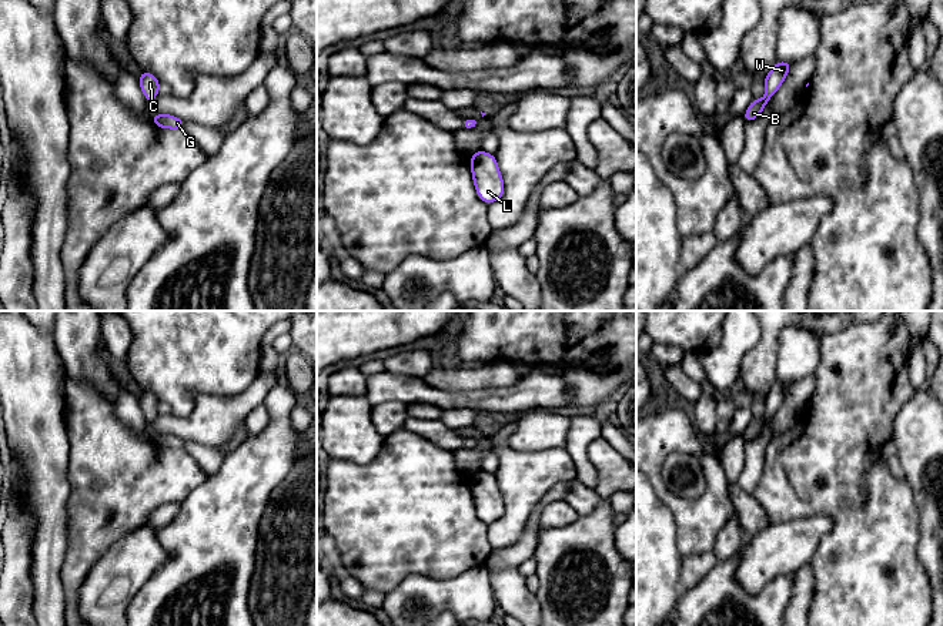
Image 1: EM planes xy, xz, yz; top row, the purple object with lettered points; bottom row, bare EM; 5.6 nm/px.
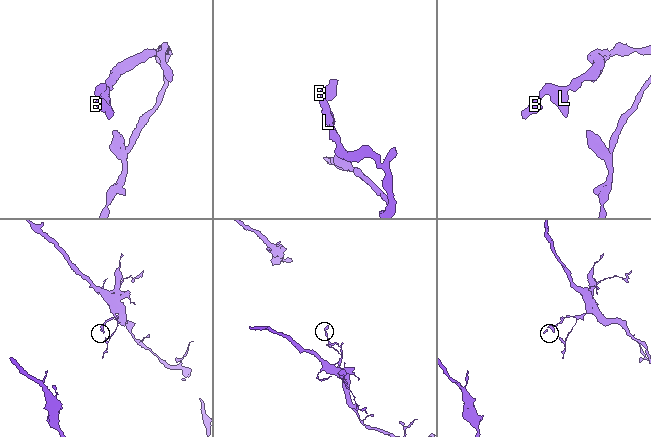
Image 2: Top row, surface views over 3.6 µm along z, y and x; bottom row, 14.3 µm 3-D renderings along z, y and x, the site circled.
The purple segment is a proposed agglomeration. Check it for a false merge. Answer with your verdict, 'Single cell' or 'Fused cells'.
Single cell

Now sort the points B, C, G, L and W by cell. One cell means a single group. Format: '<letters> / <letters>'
B C G L W

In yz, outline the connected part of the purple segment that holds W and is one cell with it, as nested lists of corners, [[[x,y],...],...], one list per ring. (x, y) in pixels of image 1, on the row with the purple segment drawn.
[[[779,60],[776,61],[769,74],[763,78],[766,97],[760,100],[756,98],[752,100],[746,113],[742,116],[745,123],[756,120],[762,114],[765,106],[772,100],[772,96],[779,90],[785,77],[789,74],[792,64],[793,63]]]

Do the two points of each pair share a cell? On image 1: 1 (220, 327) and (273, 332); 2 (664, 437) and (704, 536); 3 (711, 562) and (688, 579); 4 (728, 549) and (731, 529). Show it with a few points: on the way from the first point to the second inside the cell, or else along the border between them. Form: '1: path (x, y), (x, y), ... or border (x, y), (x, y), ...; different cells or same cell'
1: border (273, 325), (264, 334), (261, 345); different cells
2: path (655, 461), (655, 479), (658, 485), (684, 512); same cell
3: path (705, 562), (694, 573); same cell
4: path (728, 545), (731, 534); same cell

